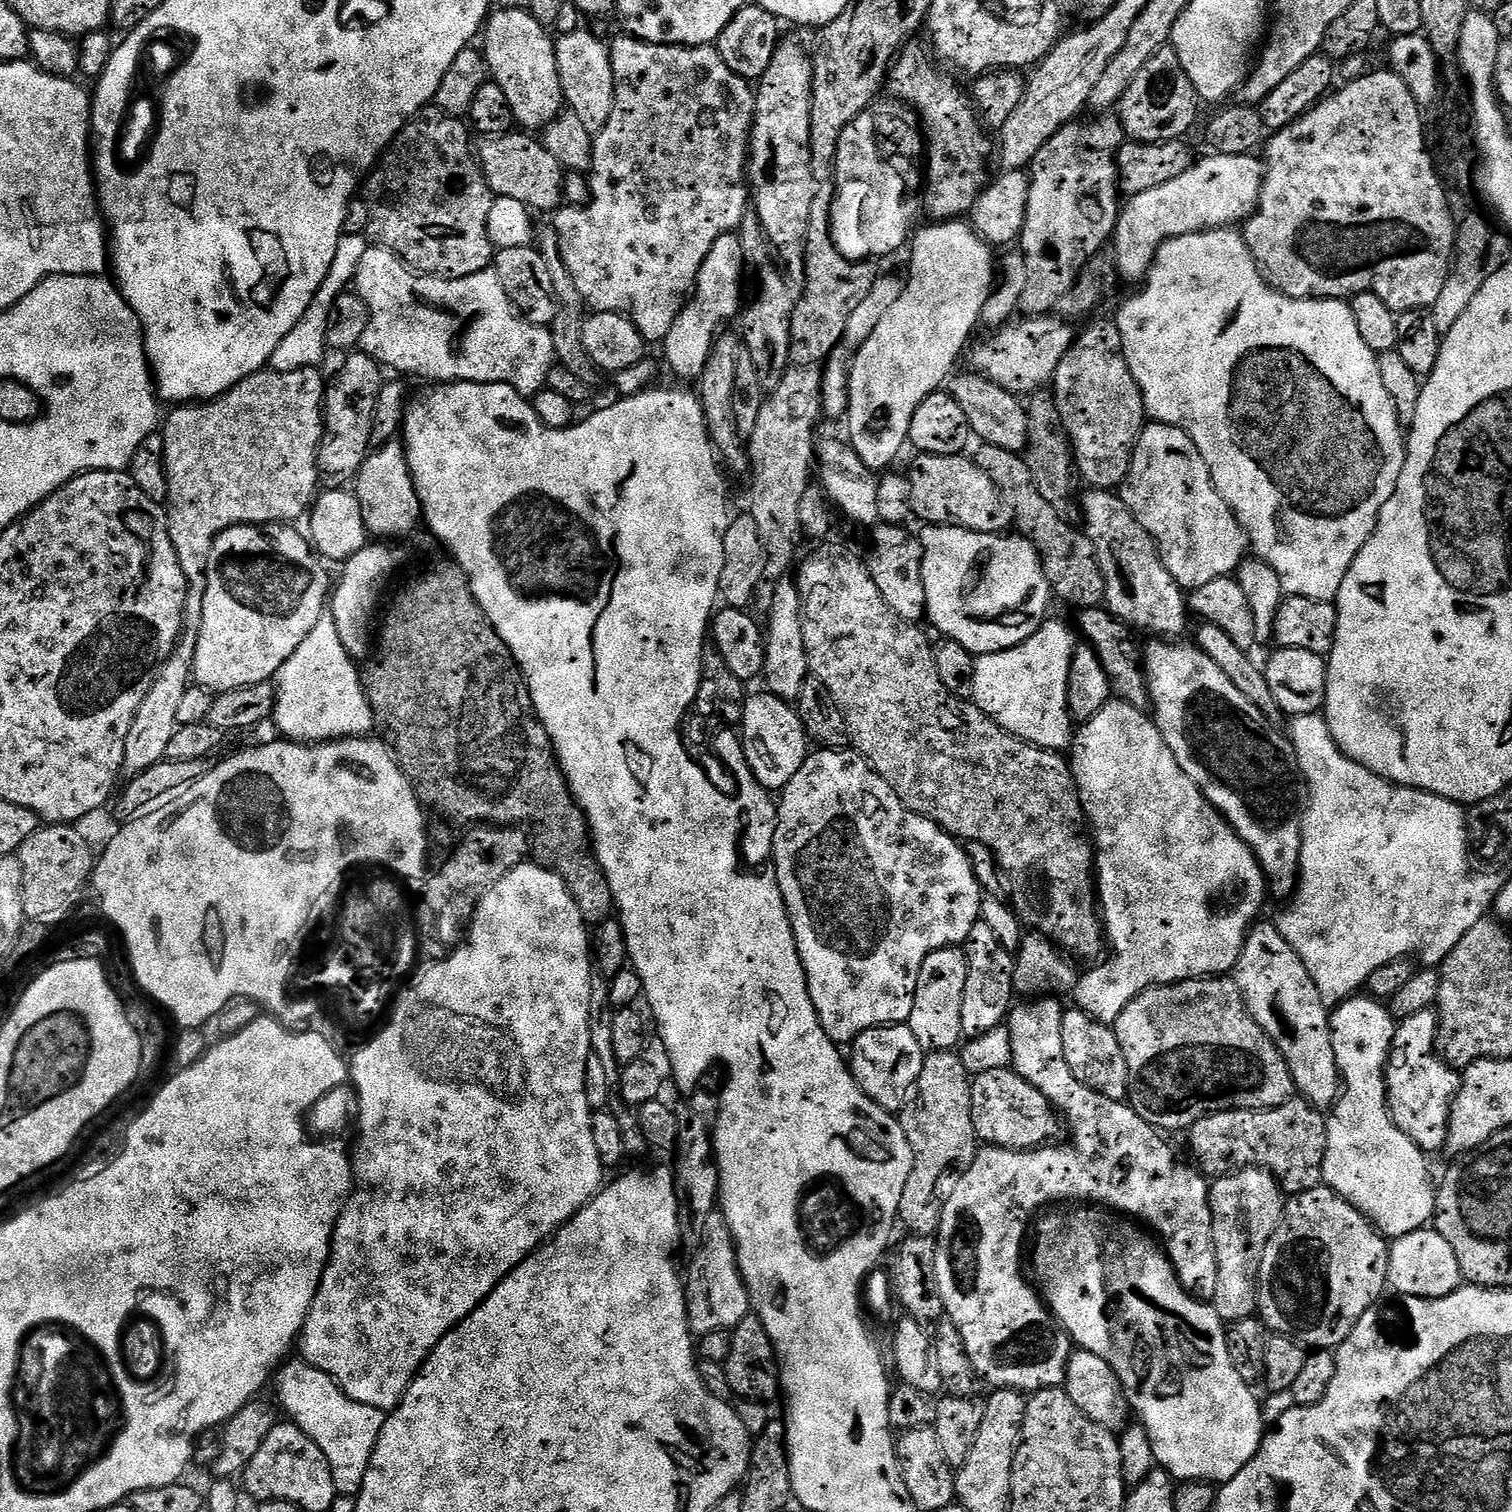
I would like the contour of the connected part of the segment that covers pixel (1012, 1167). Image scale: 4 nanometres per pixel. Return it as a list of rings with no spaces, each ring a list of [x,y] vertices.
[[[1032,998],[1027,1002],[1017,1003],[1008,1013],[1006,1027],[1008,1029],[1008,1041],[1012,1051],[1011,1067],[1021,1076],[1030,1082],[1051,1102],[1053,1108],[1062,1117],[1063,1123],[1072,1131],[1072,1144],[1053,1143],[1051,1146],[1041,1146],[1039,1148],[1030,1148],[1027,1152],[1019,1152],[1013,1148],[998,1148],[995,1146],[984,1146],[977,1151],[976,1157],[970,1161],[968,1167],[959,1173],[956,1185],[952,1188],[952,1193],[943,1197],[940,1205],[940,1224],[936,1227],[936,1281],[938,1282],[938,1292],[944,1303],[944,1311],[947,1319],[958,1326],[958,1334],[962,1334],[962,1342],[966,1342],[966,1354],[970,1354],[970,1362],[974,1362],[974,1370],[977,1377],[985,1385],[992,1384],[993,1389],[1013,1388],[1015,1392],[1031,1394],[1041,1392],[1043,1388],[1059,1388],[1064,1383],[1064,1375],[1068,1369],[1068,1363],[1074,1351],[1071,1336],[1056,1323],[1055,1316],[1048,1311],[1048,1305],[1044,1303],[1039,1291],[1034,1287],[1033,1281],[1024,1277],[1024,1268],[1026,1272],[1026,1244],[1024,1248],[1024,1239],[1029,1239],[1030,1225],[1034,1217],[1041,1210],[1049,1206],[1060,1206],[1063,1200],[1080,1200],[1076,1202],[1087,1202],[1092,1206],[1103,1206],[1116,1214],[1123,1214],[1141,1225],[1147,1226],[1162,1241],[1162,1247],[1168,1253],[1168,1259],[1172,1261],[1172,1266],[1176,1270],[1176,1276],[1180,1279],[1180,1285],[1183,1286],[1192,1296],[1198,1300],[1211,1302],[1214,1298],[1214,1290],[1218,1290],[1218,1254],[1216,1253],[1216,1243],[1214,1242],[1214,1226],[1212,1225],[1212,1207],[1210,1206],[1210,1180],[1203,1171],[1197,1170],[1191,1163],[1183,1164],[1176,1157],[1176,1152],[1163,1140],[1157,1129],[1152,1128],[1140,1117],[1131,1104],[1124,1100],[1111,1100],[1078,1082],[1070,1070],[1070,1065],[1066,1063],[1066,1050],[1062,1050],[1062,1018],[1064,1017],[1065,1005],[1059,1004],[1056,998]]]

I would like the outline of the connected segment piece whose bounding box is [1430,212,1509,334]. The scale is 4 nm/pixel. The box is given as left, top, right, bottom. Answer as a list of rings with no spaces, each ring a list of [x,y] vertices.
[[[1472,212],[1465,220],[1461,219],[1456,225],[1456,251],[1452,271],[1446,278],[1446,286],[1442,286],[1442,298],[1438,298],[1438,302],[1430,309],[1431,323],[1435,324],[1441,334],[1446,334],[1466,314],[1485,282],[1504,265],[1504,261],[1509,255],[1508,240],[1503,236],[1505,233],[1503,231],[1495,232],[1488,225],[1489,217],[1485,216]]]

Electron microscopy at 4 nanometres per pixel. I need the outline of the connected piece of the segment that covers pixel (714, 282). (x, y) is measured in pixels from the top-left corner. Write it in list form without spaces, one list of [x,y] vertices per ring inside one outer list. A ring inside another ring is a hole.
[[[736,232],[722,234],[722,238],[718,238],[718,242],[714,242],[714,246],[710,246],[710,254],[706,254],[706,258],[698,270],[696,283],[691,289],[690,295],[685,299],[684,306],[681,308],[670,334],[662,342],[664,360],[678,375],[699,377],[700,372],[706,366],[706,358],[710,358],[710,350],[716,345],[717,336],[721,335],[722,329],[725,327],[723,324],[735,312],[737,315],[741,311],[740,287],[744,284],[744,267],[746,267],[744,247]]]

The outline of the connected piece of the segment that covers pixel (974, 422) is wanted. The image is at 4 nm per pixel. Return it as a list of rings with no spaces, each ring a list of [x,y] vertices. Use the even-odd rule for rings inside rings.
[[[965,370],[961,376],[953,375],[950,380],[952,397],[962,406],[966,418],[972,427],[973,437],[984,444],[993,444],[1002,450],[1023,453],[1028,447],[1028,409],[1021,397],[1002,390],[984,376],[978,376],[971,370]]]

